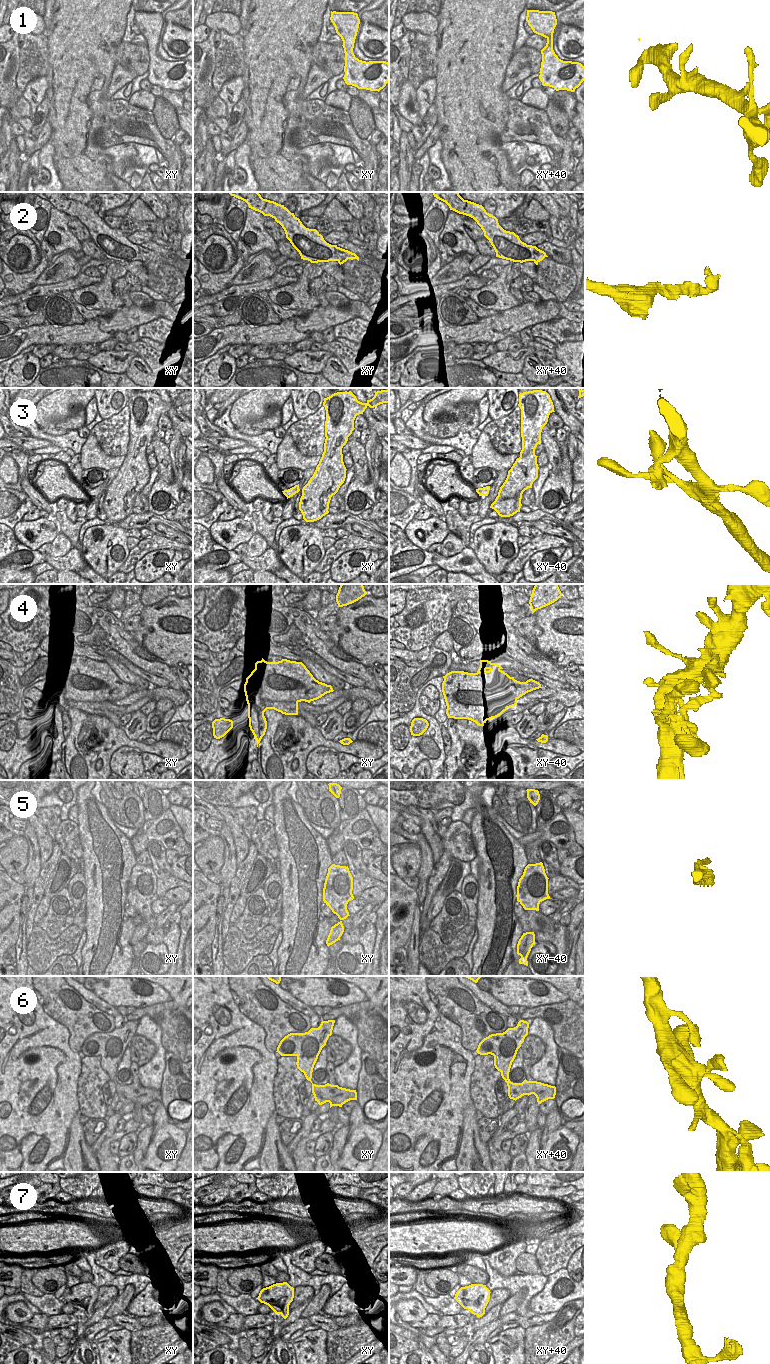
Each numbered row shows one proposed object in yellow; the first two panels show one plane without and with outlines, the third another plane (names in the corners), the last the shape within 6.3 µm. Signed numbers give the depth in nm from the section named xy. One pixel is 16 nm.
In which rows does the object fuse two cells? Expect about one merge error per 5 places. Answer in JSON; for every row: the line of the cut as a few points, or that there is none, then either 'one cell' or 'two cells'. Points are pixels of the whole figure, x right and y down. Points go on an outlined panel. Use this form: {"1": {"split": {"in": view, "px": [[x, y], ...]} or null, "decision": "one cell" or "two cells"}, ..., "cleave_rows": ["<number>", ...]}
{"1": {"split": null, "decision": "one cell"}, "2": {"split": null, "decision": "one cell"}, "3": {"split": null, "decision": "one cell"}, "4": {"split": {"in": "xy", "px": [[263, 714], [249, 721]]}, "decision": "two cells"}, "5": {"split": null, "decision": "one cell"}, "6": {"split": null, "decision": "one cell"}, "7": {"split": null, "decision": "one cell"}, "cleave_rows": ["4"]}

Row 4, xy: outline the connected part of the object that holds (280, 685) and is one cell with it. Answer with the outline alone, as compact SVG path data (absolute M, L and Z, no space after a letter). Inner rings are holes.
M262 658L244 684L249 721L267 709L298 715L299 702L310 703L333 691L331 685L316 680L302 662L287 659L267 662Z

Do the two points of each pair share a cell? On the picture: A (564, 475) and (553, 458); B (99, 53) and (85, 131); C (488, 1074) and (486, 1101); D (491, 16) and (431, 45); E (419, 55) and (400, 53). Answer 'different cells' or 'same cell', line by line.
A: different cells
B: same cell
C: same cell
D: different cells
E: different cells

